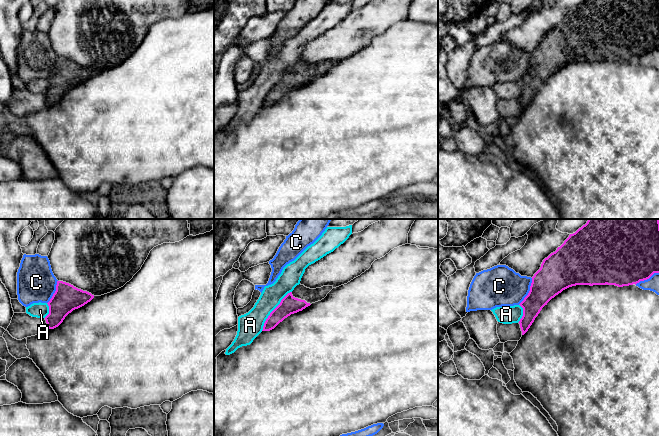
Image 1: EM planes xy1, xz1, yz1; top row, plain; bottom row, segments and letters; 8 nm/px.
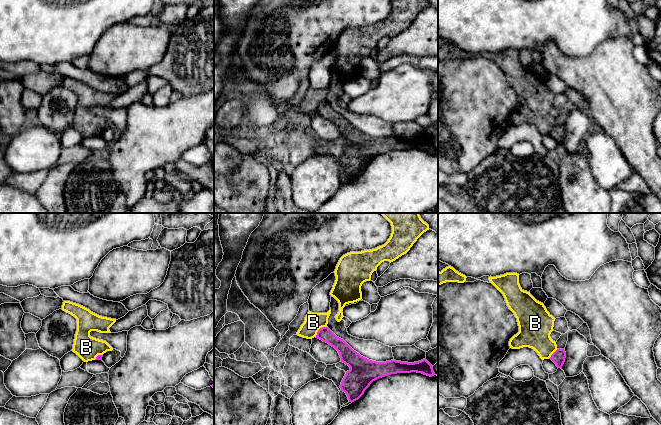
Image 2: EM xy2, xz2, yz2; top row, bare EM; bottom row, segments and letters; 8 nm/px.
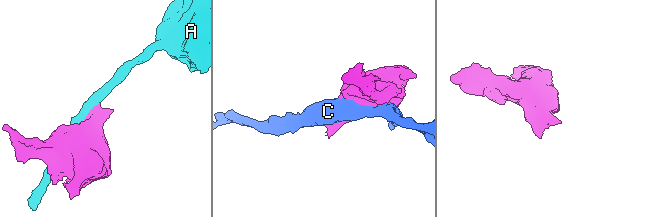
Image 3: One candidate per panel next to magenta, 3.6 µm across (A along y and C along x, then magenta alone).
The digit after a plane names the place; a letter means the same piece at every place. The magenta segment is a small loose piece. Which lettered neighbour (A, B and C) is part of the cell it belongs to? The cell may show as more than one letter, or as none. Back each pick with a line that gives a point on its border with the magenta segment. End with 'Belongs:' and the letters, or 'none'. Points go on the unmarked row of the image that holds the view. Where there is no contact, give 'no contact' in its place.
Belongs: none

